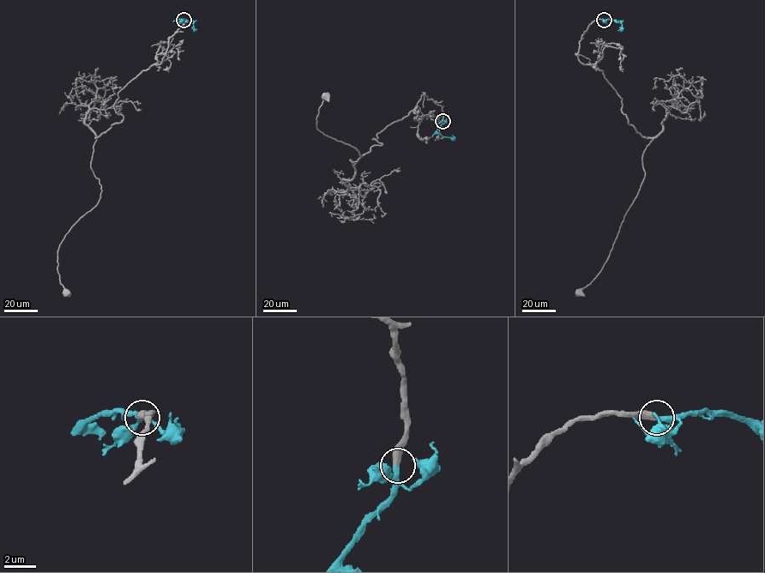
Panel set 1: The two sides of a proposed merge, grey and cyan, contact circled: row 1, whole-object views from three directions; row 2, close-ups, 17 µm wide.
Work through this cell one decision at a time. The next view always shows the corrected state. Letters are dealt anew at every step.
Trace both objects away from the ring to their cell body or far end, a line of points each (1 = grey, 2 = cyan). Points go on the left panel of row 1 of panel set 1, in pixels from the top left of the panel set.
1: (183, 20), (162, 62), (117, 93), (123, 119), (95, 137), (100, 197), (57, 252), (67, 292)
2: (183, 20), (177, 20), (190, 21), (193, 30)

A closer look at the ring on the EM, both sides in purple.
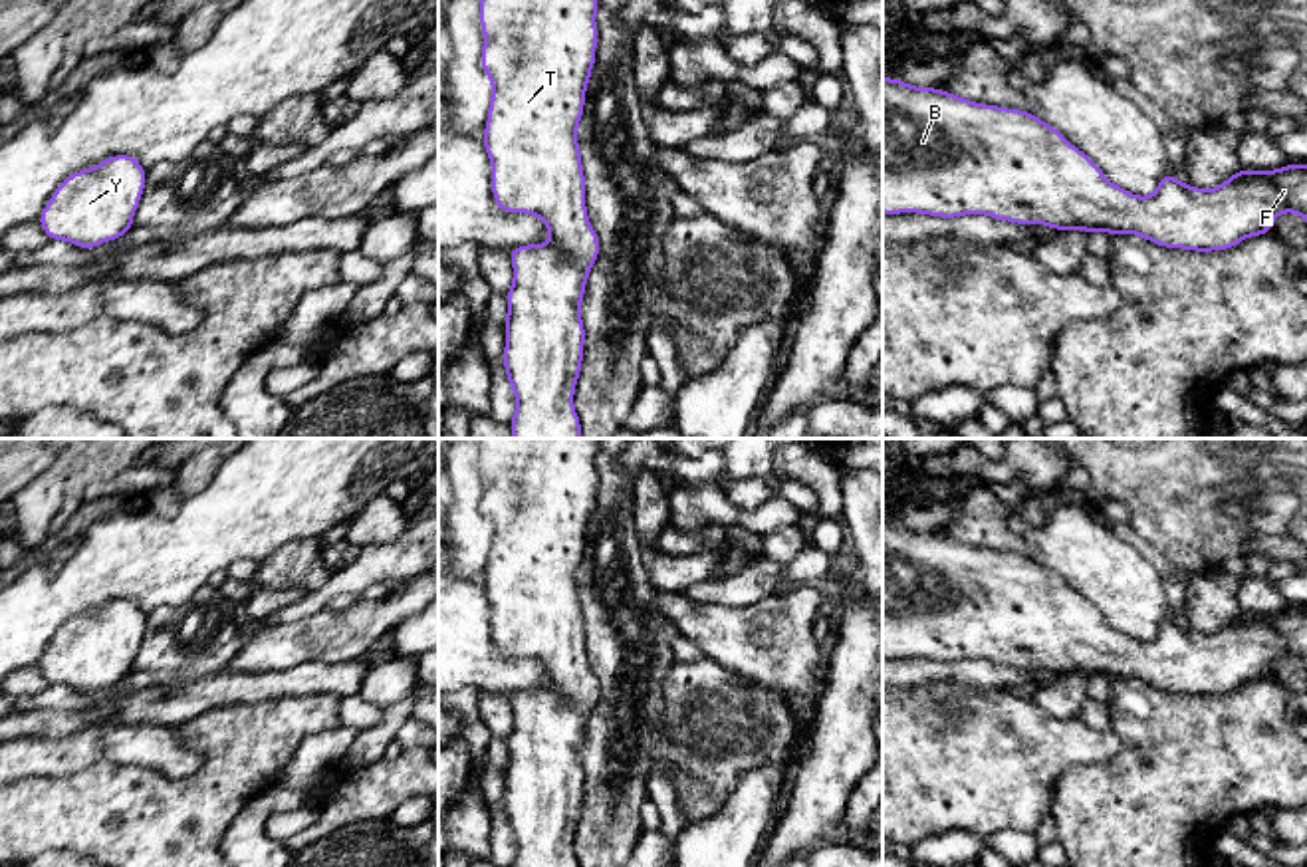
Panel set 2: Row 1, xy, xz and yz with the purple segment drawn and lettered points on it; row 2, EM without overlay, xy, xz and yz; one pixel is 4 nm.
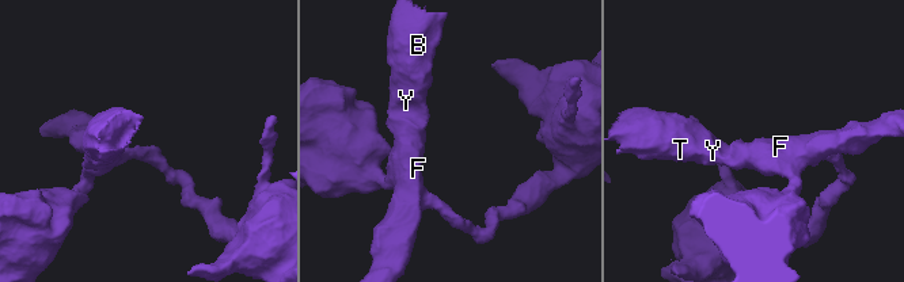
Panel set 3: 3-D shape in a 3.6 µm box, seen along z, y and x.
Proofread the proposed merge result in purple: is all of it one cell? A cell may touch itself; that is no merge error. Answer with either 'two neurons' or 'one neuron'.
one neuron

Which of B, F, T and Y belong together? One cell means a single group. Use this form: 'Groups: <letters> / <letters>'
Groups: B F T Y

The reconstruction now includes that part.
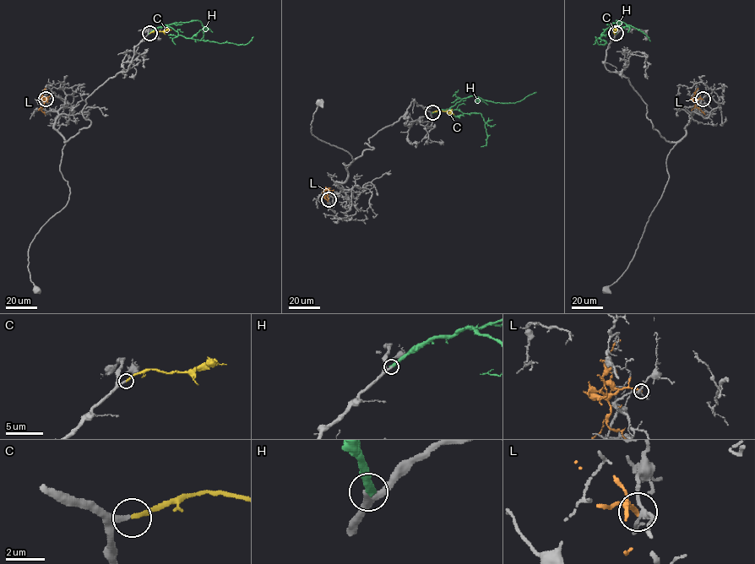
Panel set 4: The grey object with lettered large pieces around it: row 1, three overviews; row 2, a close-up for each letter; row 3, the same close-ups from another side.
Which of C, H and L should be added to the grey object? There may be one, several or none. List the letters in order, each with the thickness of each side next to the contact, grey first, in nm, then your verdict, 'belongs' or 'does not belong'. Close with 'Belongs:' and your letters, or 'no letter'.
C: 260 nm thick on the grey side, 200 nm on the other; belongs
H: 280 nm thick on the grey side, 400 nm on the other; does not belong
L: 180 nm thick on the grey side, 220 nm on the other; does not belong
Belongs: C

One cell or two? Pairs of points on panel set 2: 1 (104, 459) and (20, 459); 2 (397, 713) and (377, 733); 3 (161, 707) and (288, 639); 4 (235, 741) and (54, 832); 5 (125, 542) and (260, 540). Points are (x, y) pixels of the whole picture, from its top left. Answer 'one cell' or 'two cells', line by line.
1: two cells
2: one cell
3: two cells
4: one cell
5: one cell

